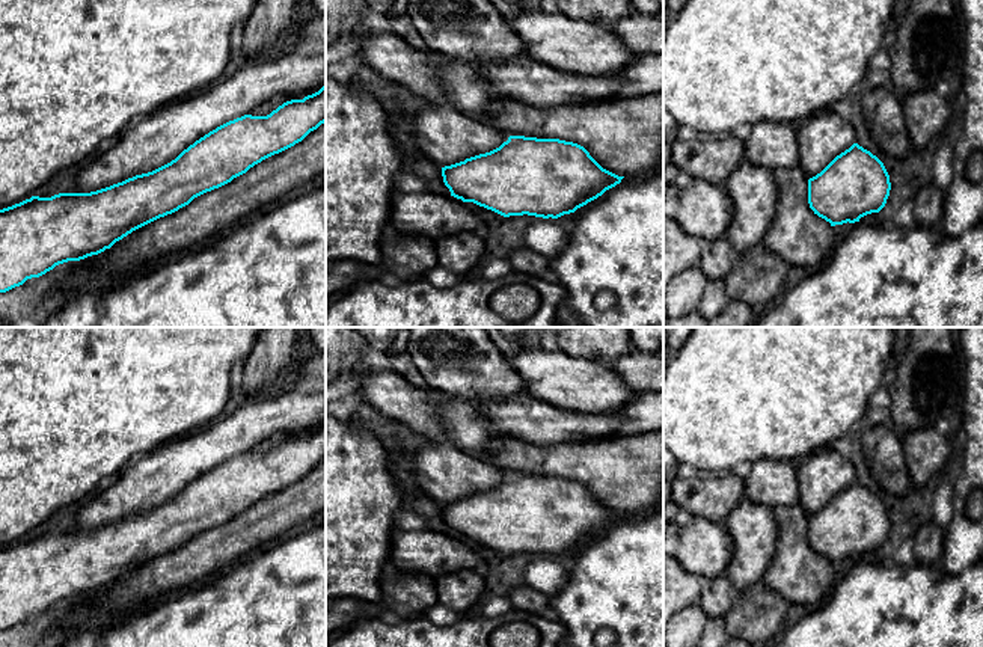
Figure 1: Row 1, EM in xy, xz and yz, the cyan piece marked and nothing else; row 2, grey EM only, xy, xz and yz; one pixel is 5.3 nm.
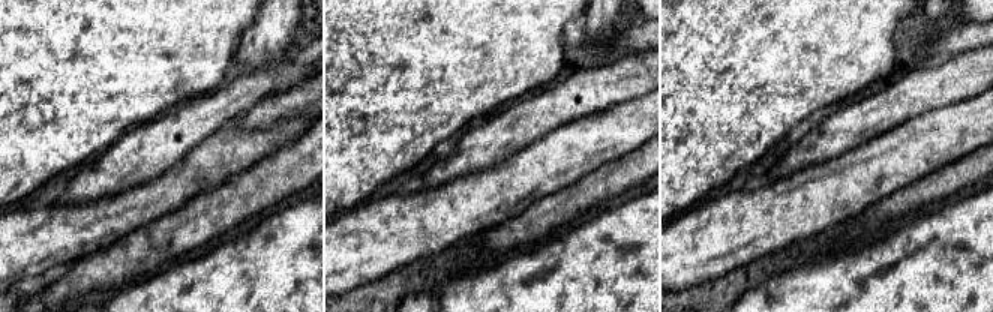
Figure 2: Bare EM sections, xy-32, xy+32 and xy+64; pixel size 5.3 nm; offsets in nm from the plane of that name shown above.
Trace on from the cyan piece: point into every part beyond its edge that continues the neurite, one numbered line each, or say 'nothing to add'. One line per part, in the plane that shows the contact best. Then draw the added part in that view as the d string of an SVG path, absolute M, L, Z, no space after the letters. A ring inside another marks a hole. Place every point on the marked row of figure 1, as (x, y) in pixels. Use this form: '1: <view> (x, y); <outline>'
nothing to add

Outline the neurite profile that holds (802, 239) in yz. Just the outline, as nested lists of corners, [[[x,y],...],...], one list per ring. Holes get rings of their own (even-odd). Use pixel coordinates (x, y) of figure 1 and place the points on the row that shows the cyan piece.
[[[801,166],[773,170],[776,213],[763,244],[790,267],[816,270],[834,250],[834,228],[808,204],[808,178]]]

